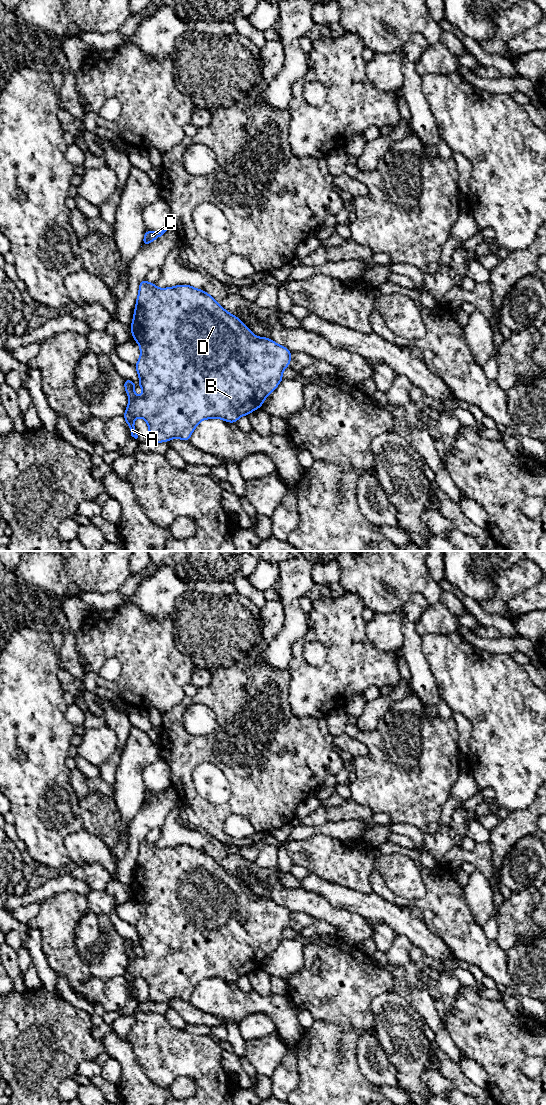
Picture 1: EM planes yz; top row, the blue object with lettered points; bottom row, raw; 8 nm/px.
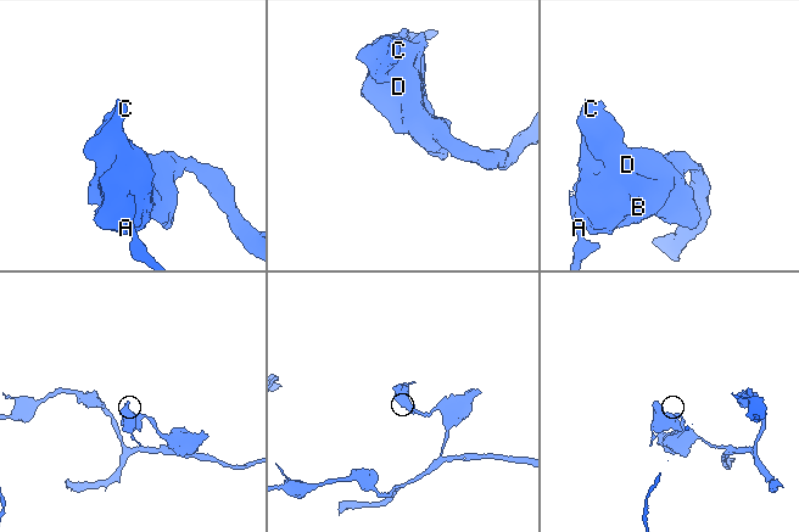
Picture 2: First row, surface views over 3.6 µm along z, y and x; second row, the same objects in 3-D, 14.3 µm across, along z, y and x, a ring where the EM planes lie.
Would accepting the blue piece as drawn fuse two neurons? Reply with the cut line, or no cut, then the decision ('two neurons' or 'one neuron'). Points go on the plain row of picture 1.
yz (136, 956), (128, 964) | two neurons

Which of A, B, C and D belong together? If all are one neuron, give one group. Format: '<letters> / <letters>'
A / B C D

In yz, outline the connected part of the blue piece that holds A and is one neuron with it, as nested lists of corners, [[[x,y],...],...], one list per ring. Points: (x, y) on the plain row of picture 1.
[[[126,969],[123,977],[125,978],[126,983],[130,987],[131,996],[134,997],[135,999],[137,999],[138,995],[137,995],[137,991],[134,987],[134,980],[135,980],[136,977],[128,969]]]

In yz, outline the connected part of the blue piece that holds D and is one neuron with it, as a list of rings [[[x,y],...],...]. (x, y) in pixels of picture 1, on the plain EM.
[[[145,838],[141,840],[130,890],[133,894],[133,899],[140,906],[141,915],[135,925],[135,929],[140,937],[139,945],[143,950],[143,956],[136,956],[128,964],[127,969],[135,977],[141,977],[146,980],[149,987],[149,999],[155,1003],[168,1002],[173,998],[189,1001],[193,990],[204,979],[219,978],[229,983],[236,983],[241,976],[247,976],[257,968],[261,968],[266,957],[274,952],[283,940],[282,932],[289,926],[291,921],[292,912],[286,907],[275,903],[272,899],[256,897],[239,878],[227,872],[207,852],[185,844],[160,849],[154,843],[148,843]]]

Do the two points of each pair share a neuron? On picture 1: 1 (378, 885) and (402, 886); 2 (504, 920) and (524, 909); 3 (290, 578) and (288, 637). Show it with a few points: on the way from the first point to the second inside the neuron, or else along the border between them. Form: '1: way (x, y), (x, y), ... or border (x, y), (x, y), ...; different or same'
1: border (372, 872), (377, 870), (383, 882), (405, 898); different
2: way (509, 919), (519, 909); same
3: way (291, 593), (293, 622); same

